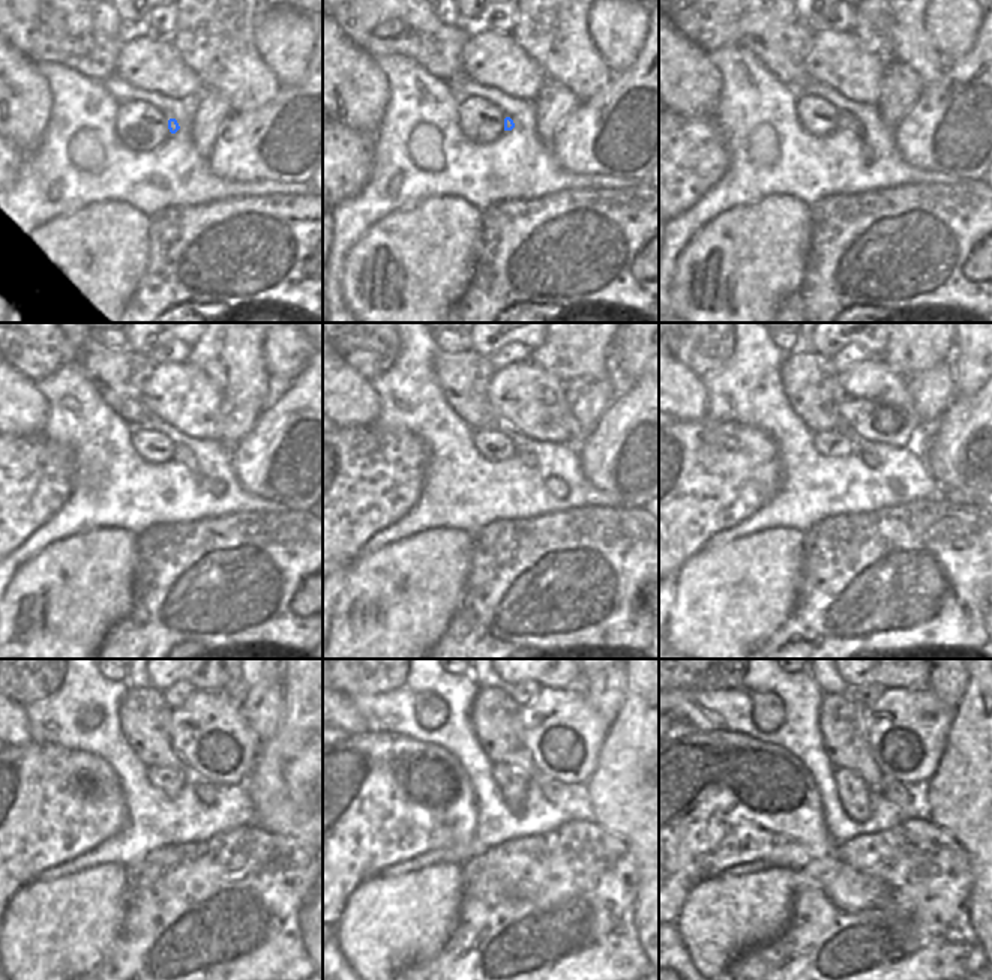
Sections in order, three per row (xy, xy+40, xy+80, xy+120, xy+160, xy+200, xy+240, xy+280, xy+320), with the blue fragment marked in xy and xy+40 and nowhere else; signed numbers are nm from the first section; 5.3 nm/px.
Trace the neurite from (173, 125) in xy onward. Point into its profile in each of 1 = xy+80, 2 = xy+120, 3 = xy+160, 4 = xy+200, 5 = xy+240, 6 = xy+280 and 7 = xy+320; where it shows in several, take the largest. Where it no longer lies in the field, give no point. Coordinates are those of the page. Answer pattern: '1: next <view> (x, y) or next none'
1: next xy+80 (845, 120)
2: next xy+120 (180, 452)
3: next xy+160 (527, 458)
4: next xy+200 (869, 458)
5: next xy+240 (206, 793)
6: next xy+280 (556, 791)
7: next xy+320 (896, 793)

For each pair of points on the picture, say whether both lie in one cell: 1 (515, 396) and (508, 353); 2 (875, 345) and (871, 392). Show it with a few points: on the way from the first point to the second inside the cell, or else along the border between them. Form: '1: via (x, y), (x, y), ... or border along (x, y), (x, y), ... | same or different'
1: border along (527, 360), (518, 360), (497, 369) | different
2: border along (871, 354), (878, 356) | different

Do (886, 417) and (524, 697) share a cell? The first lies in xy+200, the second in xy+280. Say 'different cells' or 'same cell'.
different cells

